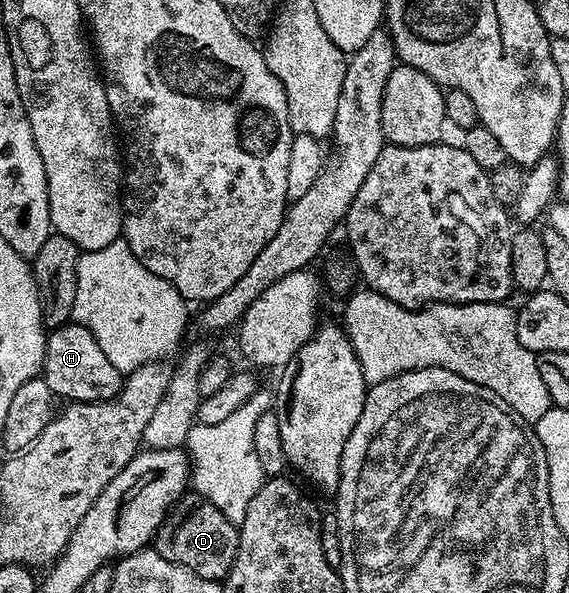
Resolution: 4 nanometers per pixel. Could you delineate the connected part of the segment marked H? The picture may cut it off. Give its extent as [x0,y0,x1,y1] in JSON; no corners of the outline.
[41,321,124,403]

